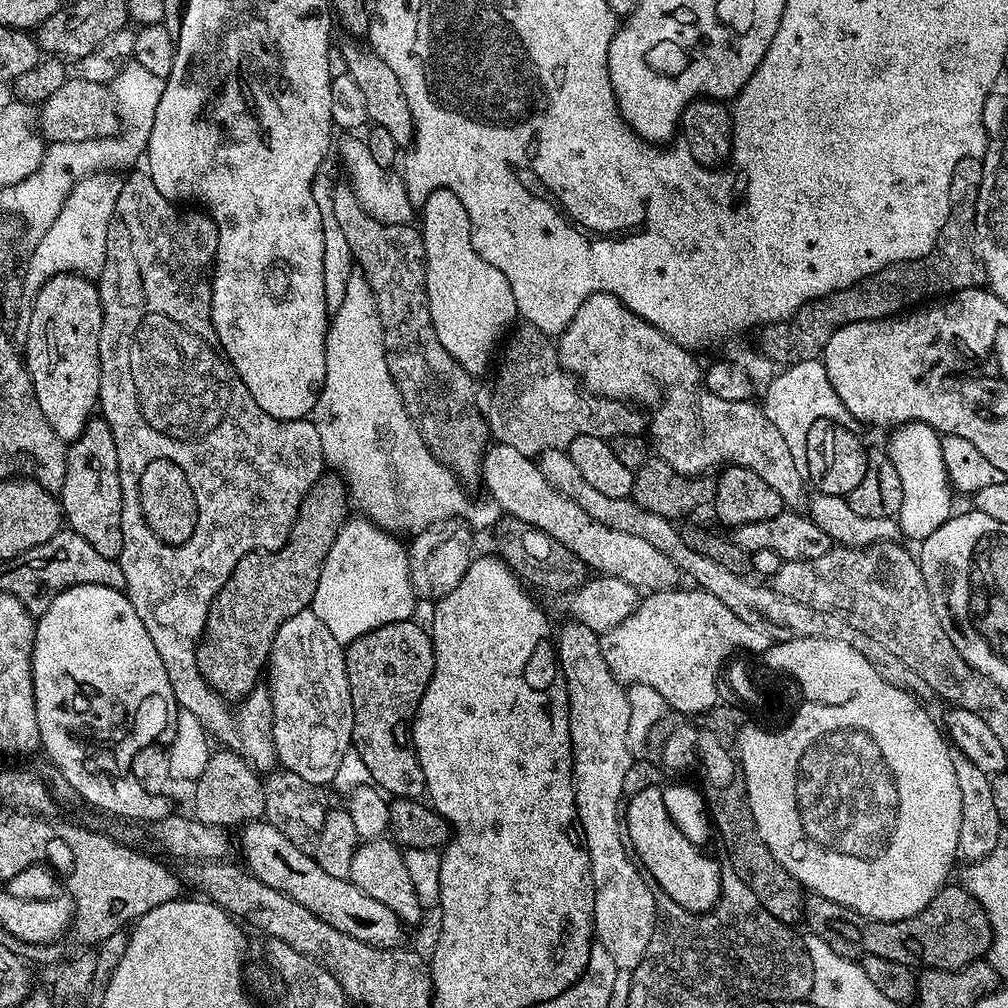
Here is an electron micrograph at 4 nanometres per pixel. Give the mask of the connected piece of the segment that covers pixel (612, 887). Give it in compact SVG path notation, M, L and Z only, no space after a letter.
M575 622L565 625L555 637L554 647L568 691L576 817L580 819L594 882L592 926L595 939L606 946L606 954L614 958L617 969L633 970L642 962L654 934L657 896L645 873L630 855L622 831L622 781L634 761L634 753L626 738L626 730L630 730L630 702L625 685L614 678L606 666L606 658L602 658L598 633Z

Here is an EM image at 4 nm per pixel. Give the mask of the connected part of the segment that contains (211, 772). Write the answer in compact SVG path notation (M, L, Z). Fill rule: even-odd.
M227 750L216 751L209 755L206 770L202 770L202 774L194 782L193 788L196 789L192 792L191 811L195 819L225 830L232 829L234 824L243 826L251 824L253 820L261 819L266 806L264 780L240 756Z

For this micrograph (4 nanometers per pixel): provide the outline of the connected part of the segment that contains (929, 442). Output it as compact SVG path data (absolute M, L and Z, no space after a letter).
M922 422L901 424L886 443L890 462L898 469L902 482L902 510L898 517L898 528L913 542L925 540L938 526L942 526L954 515L952 508L953 489L948 483L948 471L942 458L941 433Z

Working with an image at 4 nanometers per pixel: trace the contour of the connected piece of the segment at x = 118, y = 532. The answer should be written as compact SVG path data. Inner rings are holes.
M93 418L82 430L82 434L77 440L68 444L68 461L66 462L66 478L62 482L58 493L58 499L61 508L64 510L64 518L67 527L73 532L77 532L82 538L86 538L86 542L90 542L90 546L94 546L94 550L98 550L98 554L102 554L105 558L111 560L119 560L122 554L122 486L120 485L120 471L118 470L118 454L116 453L116 433L110 430L110 426L102 418Z

